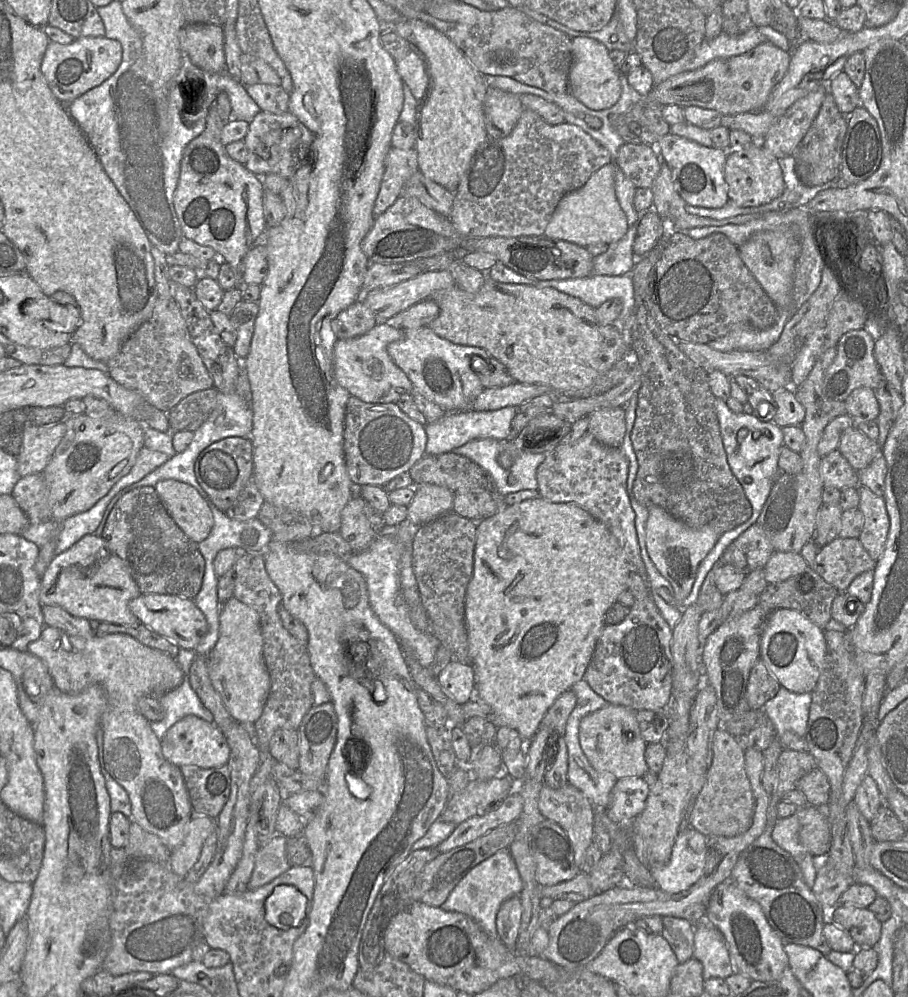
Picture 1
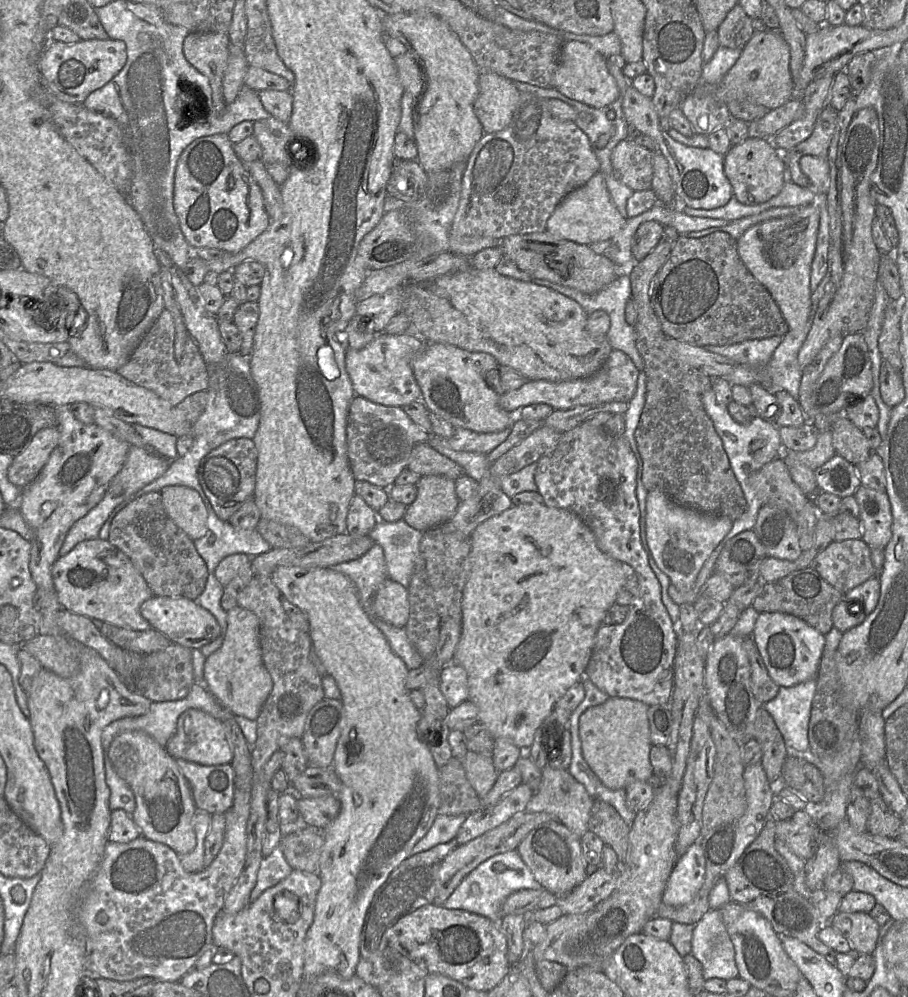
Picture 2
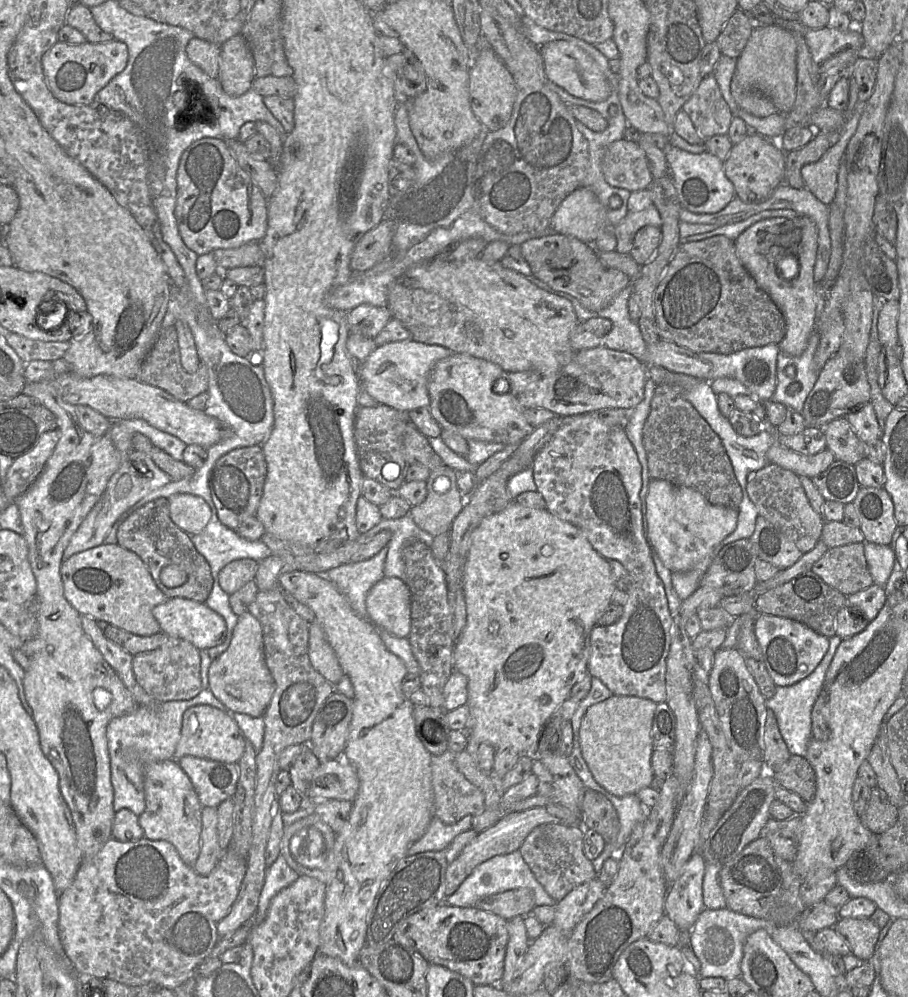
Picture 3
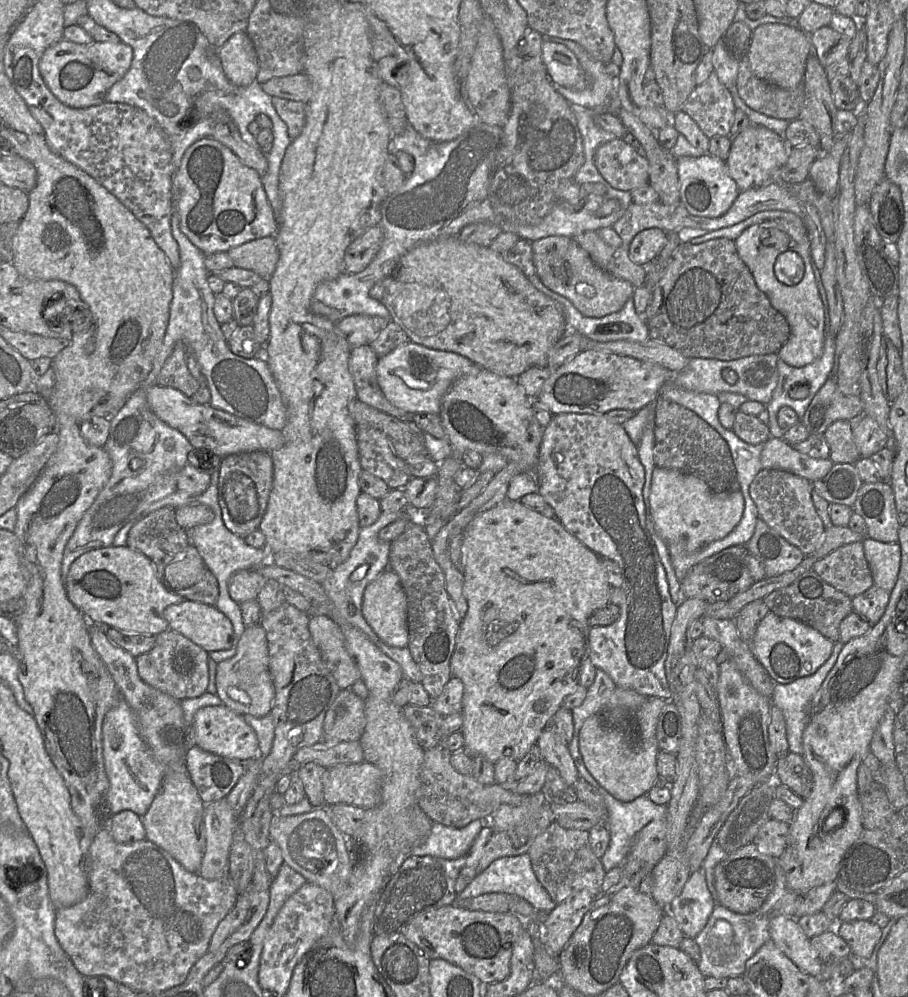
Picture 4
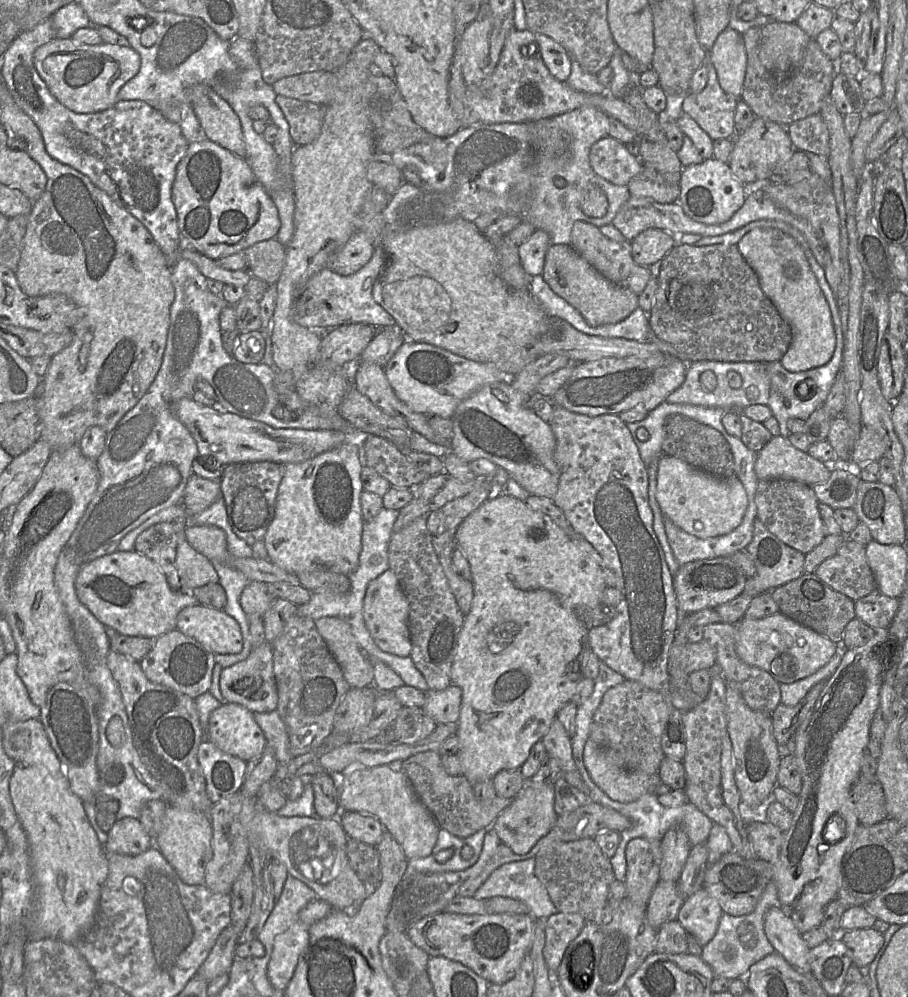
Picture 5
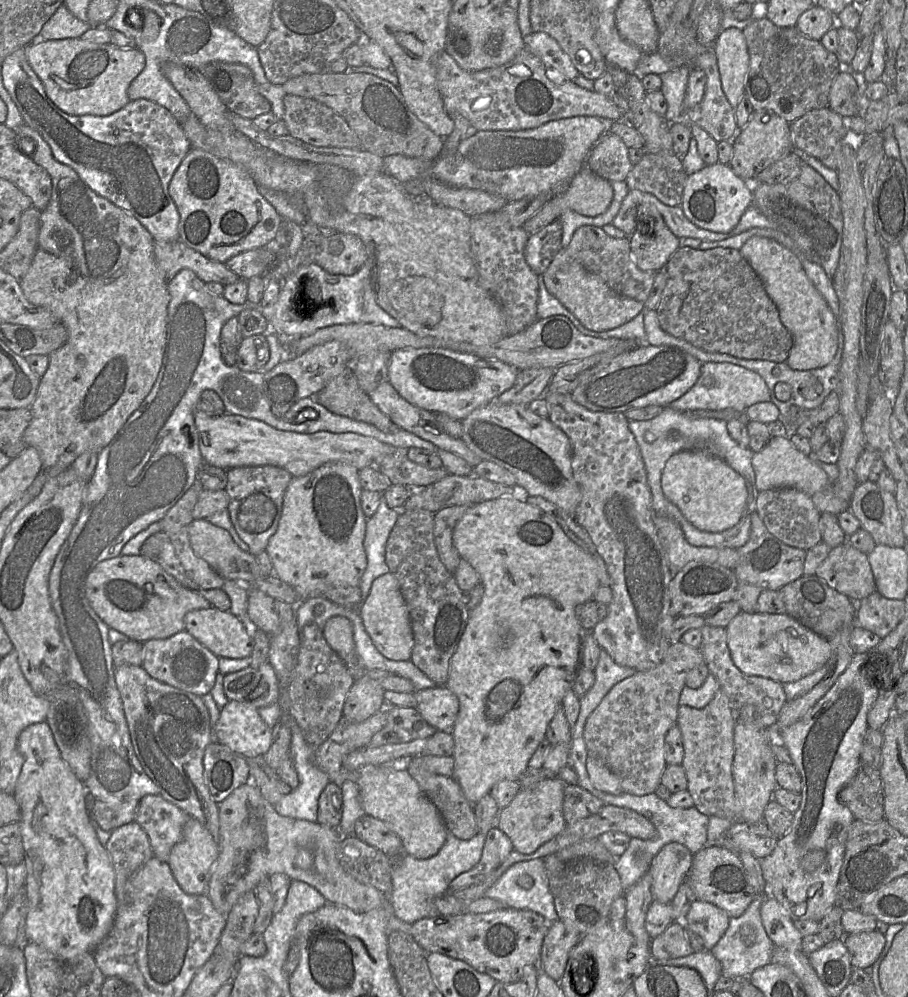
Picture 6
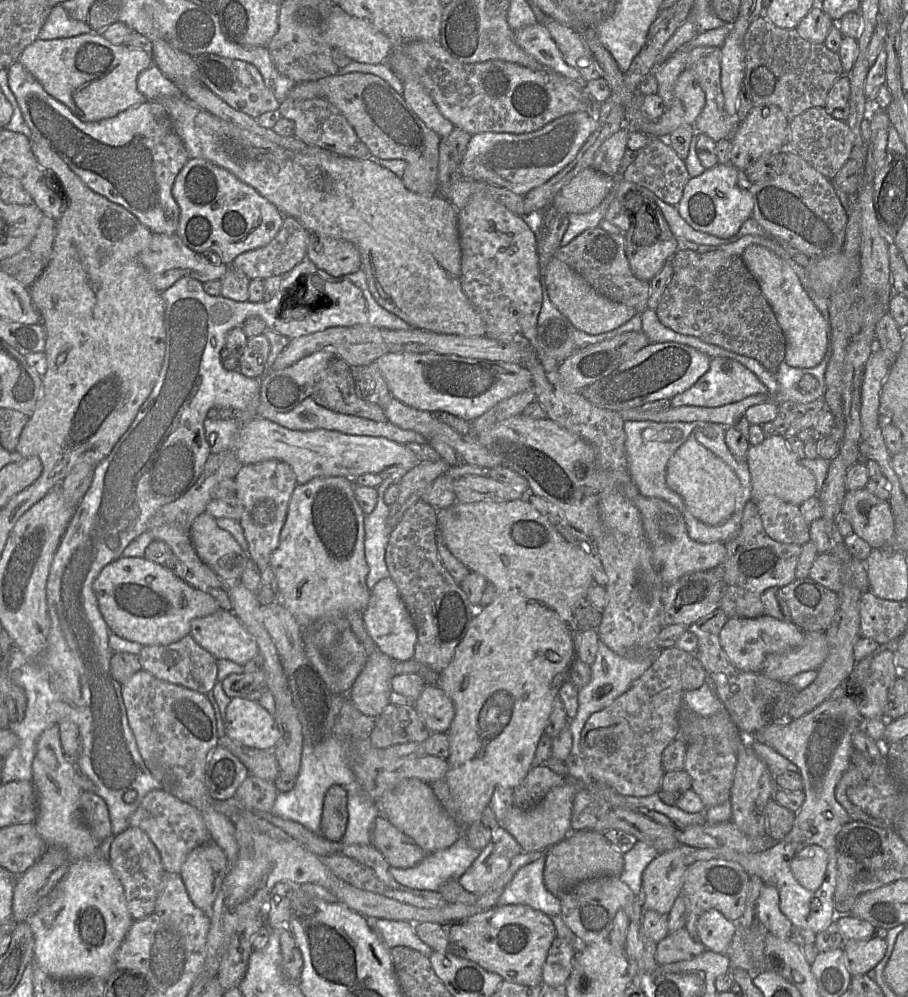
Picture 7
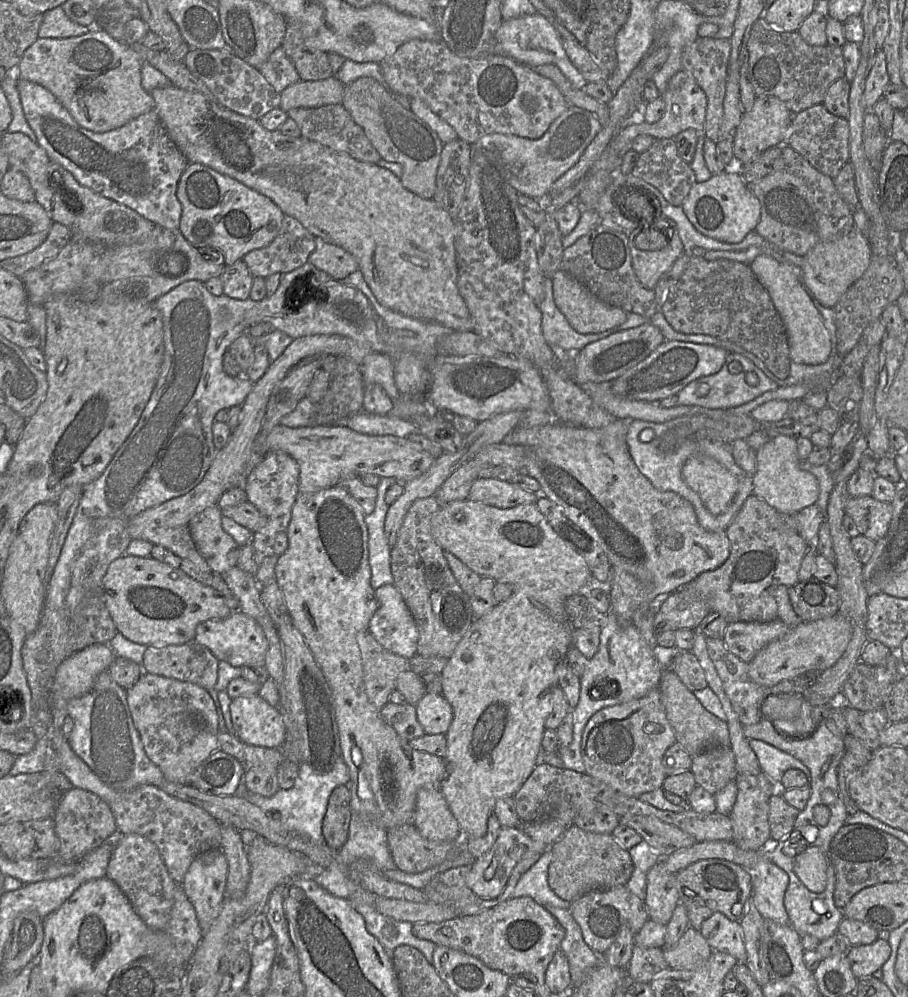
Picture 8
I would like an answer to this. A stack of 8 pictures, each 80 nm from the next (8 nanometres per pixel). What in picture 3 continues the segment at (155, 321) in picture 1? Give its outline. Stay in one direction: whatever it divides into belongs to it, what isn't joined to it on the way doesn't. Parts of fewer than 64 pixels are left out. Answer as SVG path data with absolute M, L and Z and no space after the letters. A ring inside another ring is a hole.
M174 326L162 329L143 360L136 377L139 381L161 388L177 400L187 402L208 389L208 373L206 366L201 362L197 371L189 373L181 365L178 336Z

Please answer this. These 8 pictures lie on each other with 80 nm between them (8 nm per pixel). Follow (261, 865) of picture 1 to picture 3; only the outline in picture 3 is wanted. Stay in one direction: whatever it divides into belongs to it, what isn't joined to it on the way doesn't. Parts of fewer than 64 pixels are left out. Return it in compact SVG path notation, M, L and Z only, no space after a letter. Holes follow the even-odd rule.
M282 854L267 867L258 907L251 917L252 926L260 924L265 919L271 899L298 877L299 874L288 865Z

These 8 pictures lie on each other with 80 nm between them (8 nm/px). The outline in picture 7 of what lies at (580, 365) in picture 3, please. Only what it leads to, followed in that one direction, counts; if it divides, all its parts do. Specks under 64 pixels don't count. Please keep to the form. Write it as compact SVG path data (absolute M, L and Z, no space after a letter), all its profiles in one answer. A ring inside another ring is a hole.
M650 343L626 359L608 375L580 390L592 404L611 411L641 407L658 400L671 400L703 376L710 367L711 358L697 349L676 343Z

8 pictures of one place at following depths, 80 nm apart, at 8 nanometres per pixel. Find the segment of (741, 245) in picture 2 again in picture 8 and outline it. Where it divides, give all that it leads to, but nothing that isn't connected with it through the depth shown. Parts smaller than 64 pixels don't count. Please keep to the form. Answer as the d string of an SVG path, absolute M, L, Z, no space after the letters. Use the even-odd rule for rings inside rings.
M768 255L757 256L749 267L769 293L773 305L781 317L787 334L790 360L806 365L824 363L831 349L829 333L802 280Z

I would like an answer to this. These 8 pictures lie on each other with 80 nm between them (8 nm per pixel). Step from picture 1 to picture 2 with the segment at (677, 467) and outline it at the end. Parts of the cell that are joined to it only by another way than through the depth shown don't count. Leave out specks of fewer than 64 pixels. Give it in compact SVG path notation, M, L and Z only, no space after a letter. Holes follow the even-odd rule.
M666 226L657 246L643 260L634 263L629 275L631 299L637 310L637 320L634 324L636 347L643 359L643 372L646 376L645 404L635 430L635 440L643 463L641 479L647 491L662 491L678 505L702 514L728 517L735 521L743 516L748 506L741 486L731 469L723 443L702 403L702 397L711 388L713 379L681 362L668 349L668 338L662 331L651 304L652 280L667 261L679 236L673 227Z

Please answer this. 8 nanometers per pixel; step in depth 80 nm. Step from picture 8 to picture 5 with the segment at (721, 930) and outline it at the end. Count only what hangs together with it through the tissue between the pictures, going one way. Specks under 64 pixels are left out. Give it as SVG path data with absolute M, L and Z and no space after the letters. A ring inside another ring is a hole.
M701 888L684 899L676 920L703 947L715 936L722 914L717 900Z

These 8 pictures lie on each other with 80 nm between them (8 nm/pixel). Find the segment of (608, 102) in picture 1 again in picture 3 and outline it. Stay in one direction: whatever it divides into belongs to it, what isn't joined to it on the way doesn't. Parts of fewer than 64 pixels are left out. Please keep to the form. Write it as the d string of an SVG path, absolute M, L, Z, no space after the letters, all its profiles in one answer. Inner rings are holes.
M554 41L540 46L547 79L574 97L591 102L606 100L611 88L595 60L578 46L566 41Z

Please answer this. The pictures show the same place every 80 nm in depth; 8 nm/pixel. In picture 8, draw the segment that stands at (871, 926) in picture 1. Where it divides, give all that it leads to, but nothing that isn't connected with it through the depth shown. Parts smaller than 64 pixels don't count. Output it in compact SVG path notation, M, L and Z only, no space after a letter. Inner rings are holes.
M878 939L869 945L857 945L848 949L846 956L853 975L857 979L872 977L882 968L891 954L887 941Z

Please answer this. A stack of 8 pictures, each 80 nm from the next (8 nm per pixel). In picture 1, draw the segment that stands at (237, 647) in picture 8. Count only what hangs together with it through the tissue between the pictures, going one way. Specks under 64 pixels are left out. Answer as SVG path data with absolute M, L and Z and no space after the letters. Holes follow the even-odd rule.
M142 593L130 601L129 608L142 625L170 639L180 648L194 650L208 631L206 618L193 599L170 594Z

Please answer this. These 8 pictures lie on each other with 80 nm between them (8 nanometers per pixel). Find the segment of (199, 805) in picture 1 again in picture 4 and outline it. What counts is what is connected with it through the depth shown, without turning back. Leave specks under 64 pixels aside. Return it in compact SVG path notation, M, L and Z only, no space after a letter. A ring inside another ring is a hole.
M193 746L185 756L187 772L205 804L226 798L244 774L246 764Z

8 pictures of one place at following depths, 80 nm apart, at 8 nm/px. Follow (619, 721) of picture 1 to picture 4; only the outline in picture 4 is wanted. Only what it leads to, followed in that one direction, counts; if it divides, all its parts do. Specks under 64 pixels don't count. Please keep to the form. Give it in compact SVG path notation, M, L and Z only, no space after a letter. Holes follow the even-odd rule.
M658 697L646 699L635 715L634 738L606 725L600 714L588 717L580 729L579 751L587 770L602 788L620 802L631 802L647 795L659 777L656 758L660 749L656 739L656 727L665 702Z

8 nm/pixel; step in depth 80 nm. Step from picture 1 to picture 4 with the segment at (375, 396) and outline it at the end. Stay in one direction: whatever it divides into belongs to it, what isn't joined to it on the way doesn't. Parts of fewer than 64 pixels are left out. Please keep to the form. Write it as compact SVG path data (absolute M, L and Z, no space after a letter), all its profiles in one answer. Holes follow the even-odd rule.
M408 341L378 358L376 377L387 400L406 414L439 414L442 398L454 381L474 371L475 367L479 366L460 354Z

